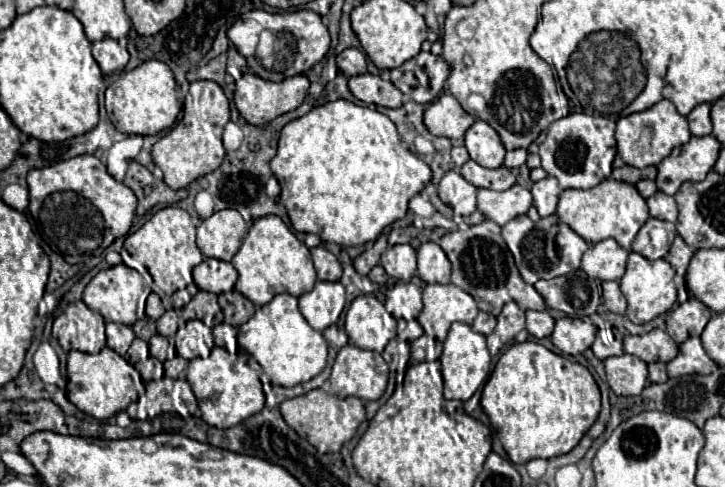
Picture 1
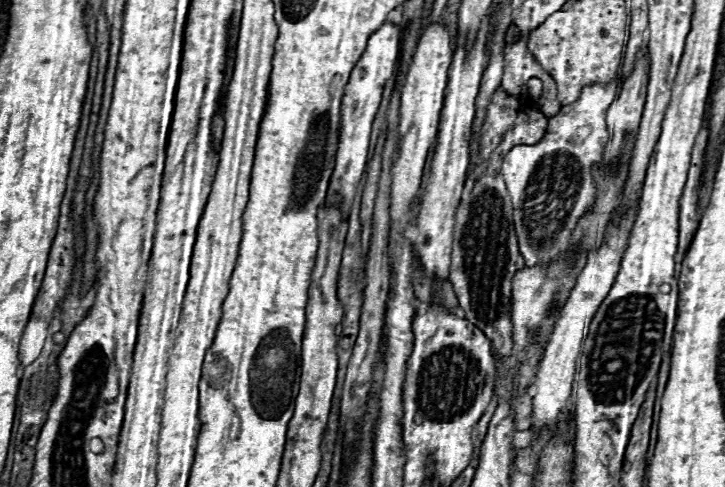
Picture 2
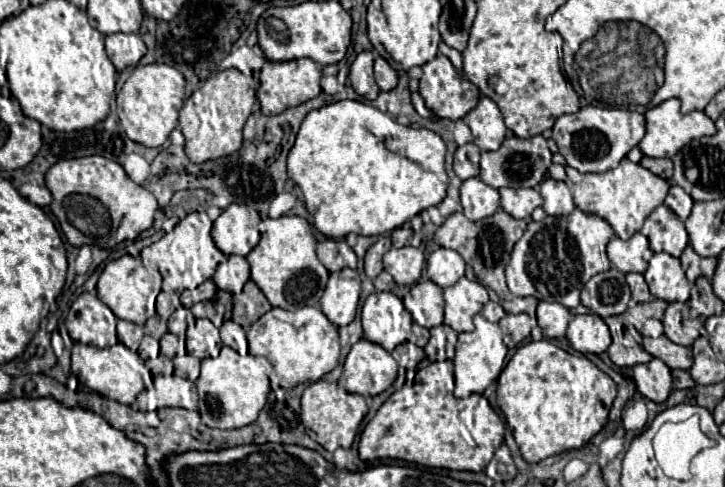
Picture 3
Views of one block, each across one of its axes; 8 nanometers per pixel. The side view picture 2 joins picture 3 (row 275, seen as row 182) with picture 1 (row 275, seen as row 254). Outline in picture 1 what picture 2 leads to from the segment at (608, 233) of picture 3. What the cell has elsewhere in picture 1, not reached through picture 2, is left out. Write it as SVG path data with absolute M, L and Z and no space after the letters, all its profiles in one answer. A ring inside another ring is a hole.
M556 214L540 218L538 222L532 222L528 216L516 216L506 226L502 226L502 238L508 244L510 252L514 254L516 266L524 282L528 284L534 284L540 278L548 280L578 270L582 254L588 250L586 240L582 240L570 226L560 222Z

